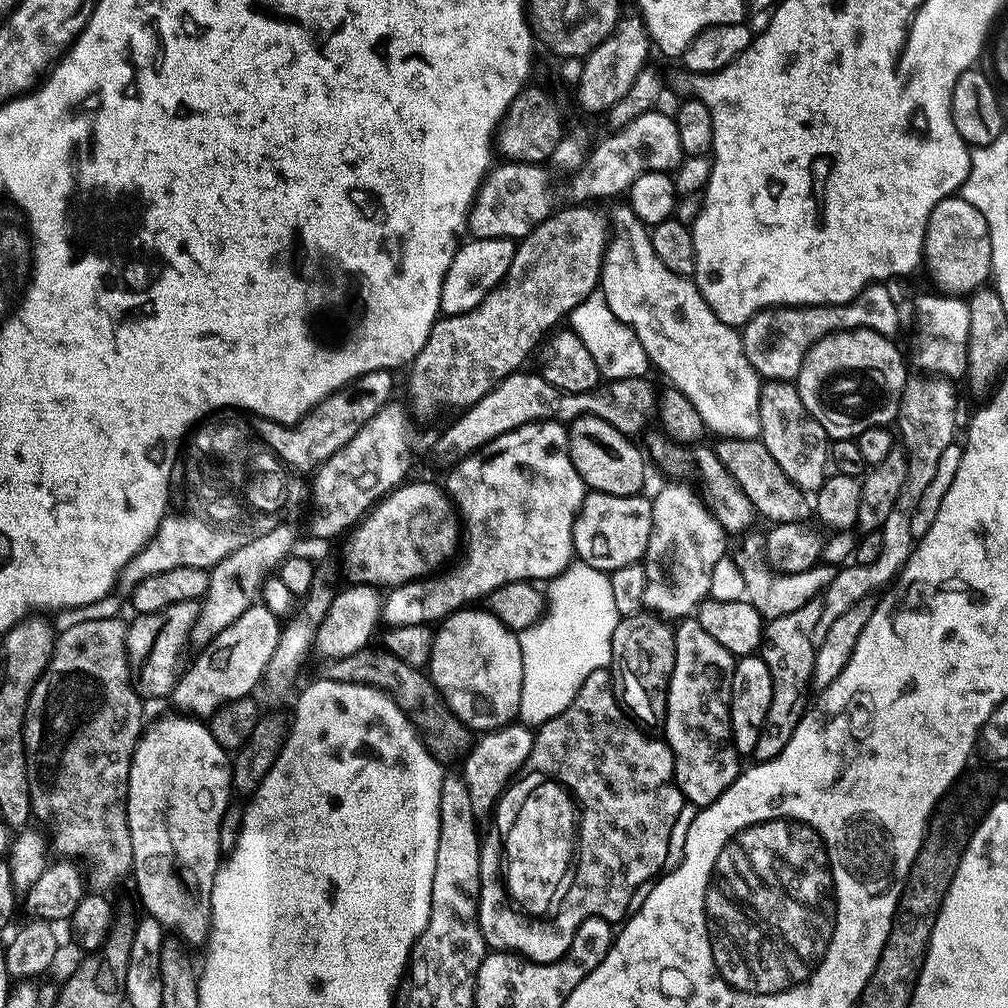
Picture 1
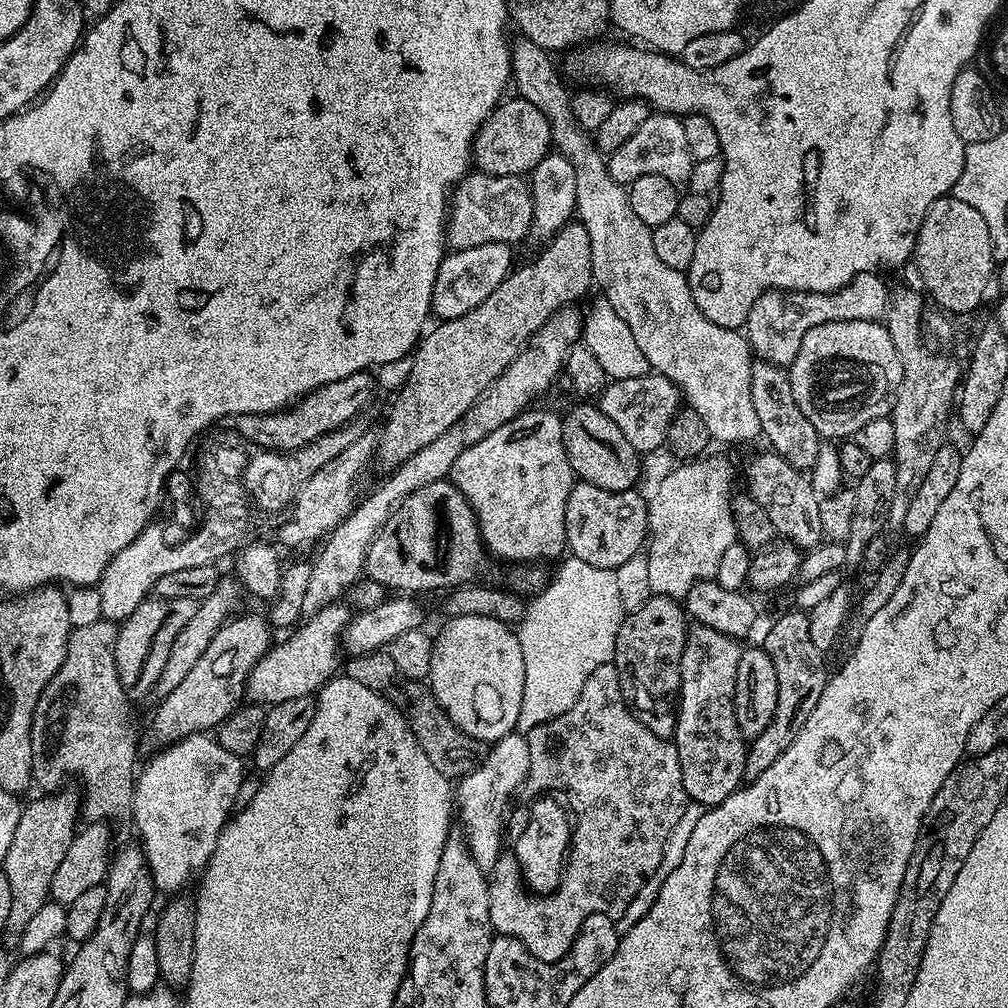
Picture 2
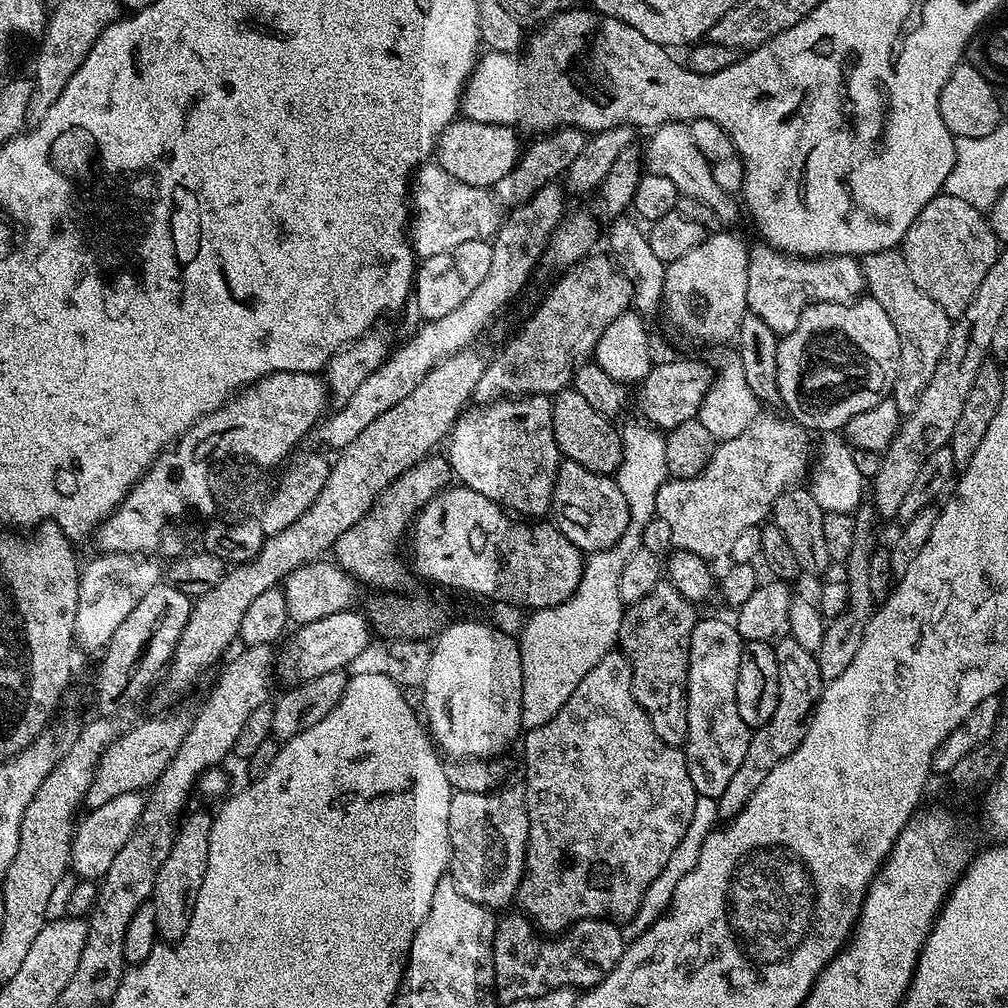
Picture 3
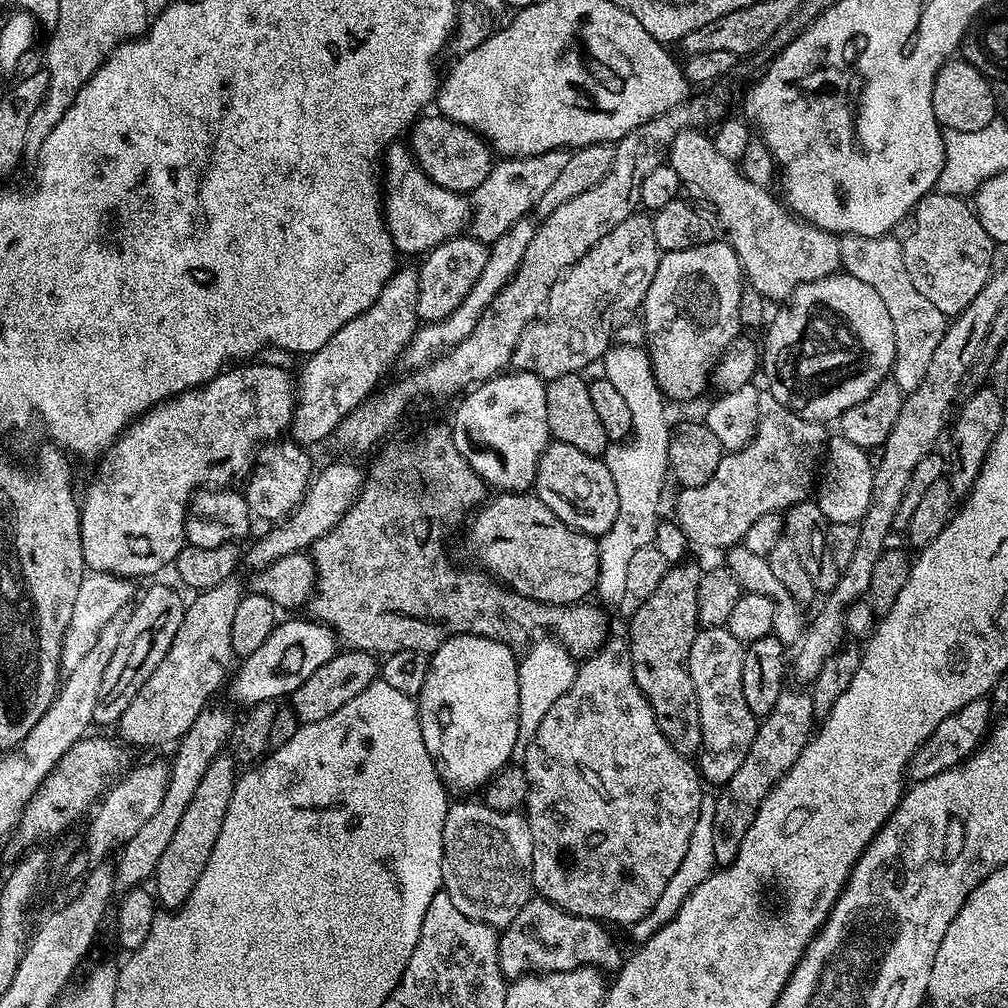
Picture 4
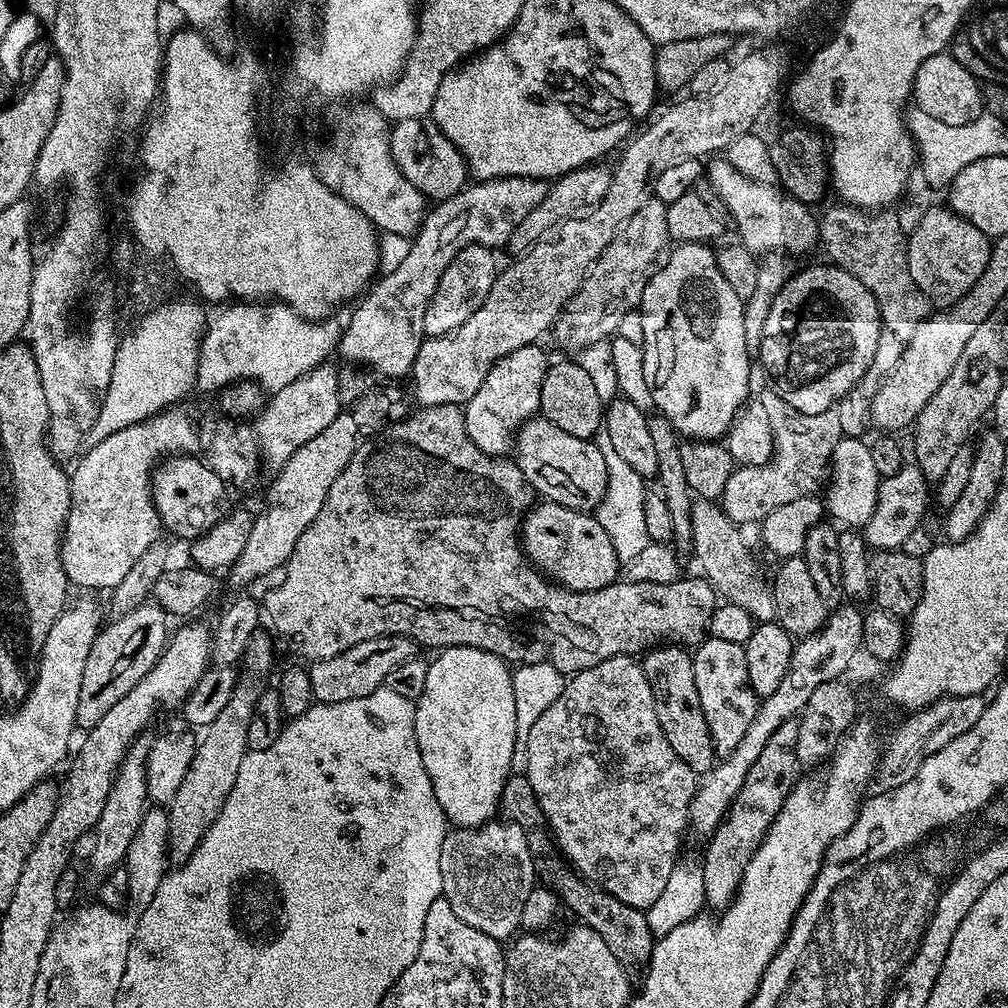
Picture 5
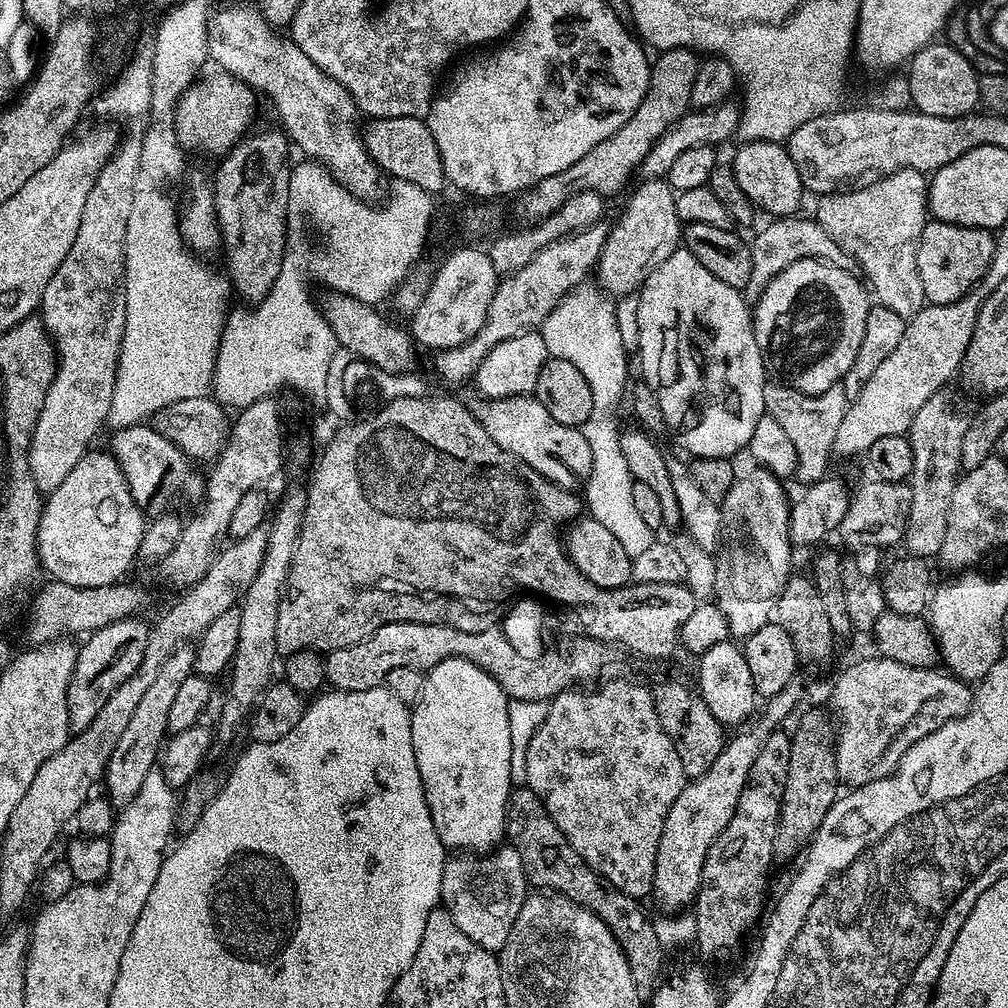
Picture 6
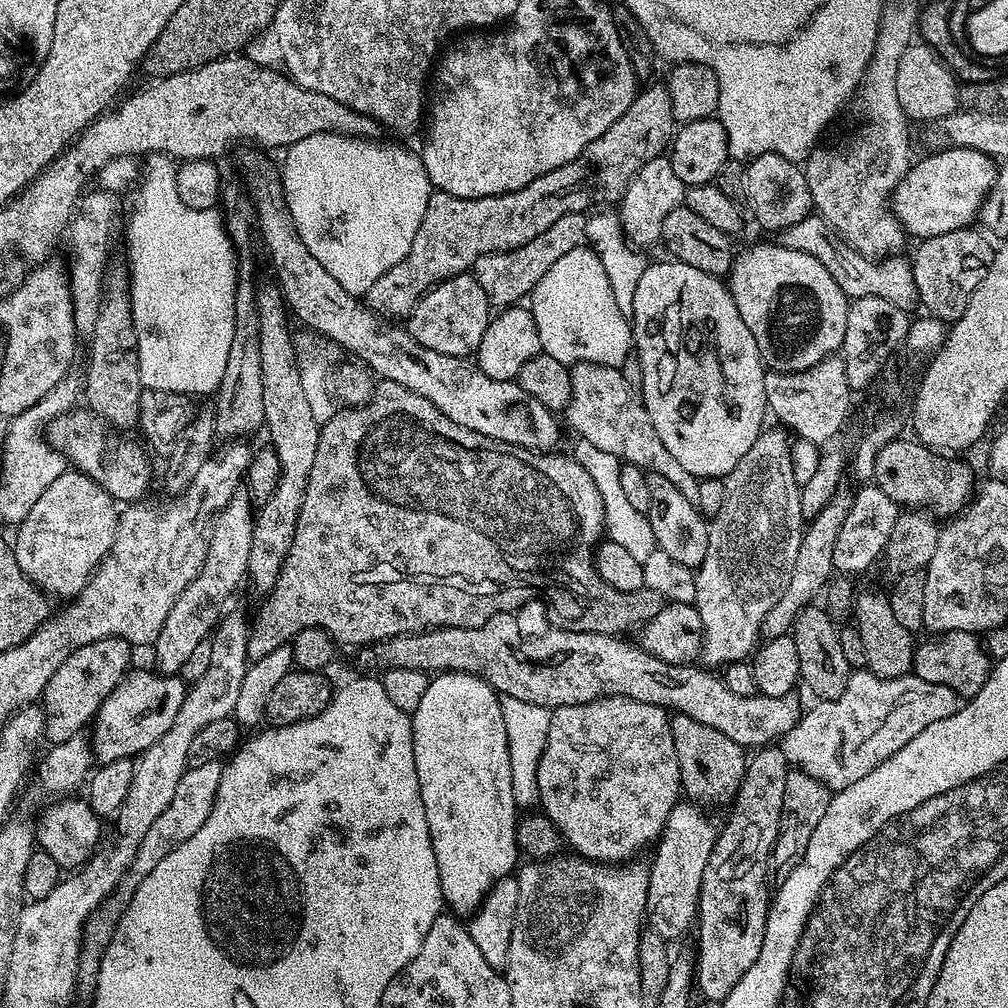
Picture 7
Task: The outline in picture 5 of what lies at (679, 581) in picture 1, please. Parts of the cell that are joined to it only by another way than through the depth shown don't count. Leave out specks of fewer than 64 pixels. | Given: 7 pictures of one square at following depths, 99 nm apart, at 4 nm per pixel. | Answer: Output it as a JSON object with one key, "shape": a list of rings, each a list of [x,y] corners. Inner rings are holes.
{"shape":[[[774,390],[762,393],[758,404],[766,410],[770,418],[774,450],[765,464],[749,468],[737,467],[726,482],[722,507],[725,515],[737,526],[745,526],[751,520],[763,521],[770,514],[770,510],[782,506],[782,502],[794,502],[794,498],[802,492],[800,475],[804,472],[804,464],[809,464],[812,468],[819,464],[827,465],[831,461],[835,444],[842,437],[838,414],[834,410],[822,414],[799,412]],[[816,436],[821,436],[821,440]]]}

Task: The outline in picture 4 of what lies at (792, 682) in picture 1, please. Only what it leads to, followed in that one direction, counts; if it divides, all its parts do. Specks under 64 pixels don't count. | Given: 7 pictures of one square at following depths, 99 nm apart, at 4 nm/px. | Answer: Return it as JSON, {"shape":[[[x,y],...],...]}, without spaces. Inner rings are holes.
{"shape":[[[791,690],[781,692],[771,714],[757,723],[754,742],[750,742],[750,750],[742,761],[742,766],[738,766],[738,774],[727,780],[717,791],[720,793],[715,793],[714,796],[714,858],[717,865],[727,866],[734,862],[744,835],[750,830],[758,814],[761,802],[794,766],[794,762],[798,762],[817,724],[818,717],[811,695],[807,691]]]}

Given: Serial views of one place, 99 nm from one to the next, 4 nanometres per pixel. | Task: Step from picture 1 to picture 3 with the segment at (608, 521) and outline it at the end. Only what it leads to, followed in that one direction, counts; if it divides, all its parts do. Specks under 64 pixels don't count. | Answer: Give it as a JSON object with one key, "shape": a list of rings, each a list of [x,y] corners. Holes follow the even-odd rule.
{"shape":[[[564,460],[556,469],[555,481],[551,507],[554,516],[556,512],[554,523],[581,552],[604,552],[607,548],[613,548],[624,537],[632,519],[626,506],[626,498],[622,498],[622,490],[611,475],[591,472],[586,470],[586,466],[578,466],[578,462]]]}

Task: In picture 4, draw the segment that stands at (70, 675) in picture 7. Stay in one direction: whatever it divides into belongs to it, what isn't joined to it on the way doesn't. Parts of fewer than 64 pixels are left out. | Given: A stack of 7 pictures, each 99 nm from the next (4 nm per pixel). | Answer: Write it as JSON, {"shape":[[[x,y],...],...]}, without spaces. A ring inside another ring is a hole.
{"shape":[[[156,584],[153,588],[146,589],[144,597],[139,600],[140,597],[131,609],[131,616],[126,622],[122,638],[119,639],[118,648],[114,651],[114,656],[110,658],[110,664],[106,666],[106,672],[102,676],[102,684],[98,688],[98,700],[94,705],[92,715],[92,719],[97,725],[99,723],[115,725],[122,718],[122,714],[126,710],[126,706],[130,706],[134,694],[138,694],[138,690],[142,690],[146,678],[150,678],[150,674],[154,674],[158,662],[162,662],[162,658],[166,658],[166,650],[170,650],[170,642],[174,642],[174,634],[178,634],[178,626],[182,626],[186,604],[185,601],[180,601],[180,596],[174,589],[167,588],[164,584]]]}

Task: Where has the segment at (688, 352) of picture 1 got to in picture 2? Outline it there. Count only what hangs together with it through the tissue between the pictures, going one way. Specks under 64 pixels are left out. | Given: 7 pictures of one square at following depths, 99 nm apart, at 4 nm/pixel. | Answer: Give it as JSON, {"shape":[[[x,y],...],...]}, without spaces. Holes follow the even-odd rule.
{"shape":[[[517,35],[511,41],[512,49],[512,80],[514,81],[515,91],[523,100],[529,100],[534,106],[538,106],[538,110],[542,110],[542,114],[546,114],[546,118],[550,122],[550,130],[552,131],[552,148],[559,152],[561,156],[567,156],[570,166],[574,166],[574,178],[578,178],[578,186],[576,187],[576,216],[579,223],[583,224],[586,234],[590,234],[590,262],[592,263],[592,278],[602,291],[603,299],[610,302],[610,306],[614,310],[614,314],[618,314],[618,318],[622,318],[622,322],[626,322],[626,326],[630,326],[630,334],[634,334],[634,342],[638,342],[638,350],[642,350],[642,354],[646,354],[646,362],[649,369],[660,375],[670,378],[672,384],[680,387],[683,399],[686,401],[687,407],[694,409],[699,418],[702,418],[706,424],[706,429],[713,441],[721,440],[724,444],[740,444],[743,440],[752,440],[755,436],[761,435],[760,423],[758,422],[758,414],[754,414],[754,402],[750,402],[750,370],[752,369],[752,361],[754,353],[748,347],[748,337],[743,331],[727,328],[726,326],[718,326],[714,322],[710,322],[710,318],[706,318],[698,310],[688,286],[688,278],[685,273],[673,270],[672,267],[666,266],[666,262],[662,262],[662,258],[658,258],[658,253],[654,250],[654,238],[652,237],[652,229],[646,226],[646,222],[642,222],[642,218],[638,218],[638,214],[634,214],[634,210],[630,210],[630,198],[625,185],[619,184],[613,176],[608,172],[606,156],[596,148],[596,137],[591,131],[581,127],[580,123],[574,118],[574,110],[572,109],[572,96],[570,92],[560,85],[560,78],[556,74],[555,68],[552,66],[553,58],[550,52],[543,49],[542,46],[536,46],[529,38]]]}

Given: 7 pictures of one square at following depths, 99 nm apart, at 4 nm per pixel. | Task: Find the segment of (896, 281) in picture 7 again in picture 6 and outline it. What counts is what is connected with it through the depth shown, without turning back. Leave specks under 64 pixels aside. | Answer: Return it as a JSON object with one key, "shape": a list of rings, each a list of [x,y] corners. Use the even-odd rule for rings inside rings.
{"shape":[[[804,214],[794,216],[782,216],[767,221],[769,224],[750,240],[750,282],[742,290],[745,297],[749,296],[752,302],[759,300],[767,284],[773,280],[778,273],[790,266],[796,260],[822,260],[826,264],[833,264],[835,268],[845,270],[853,267],[852,257],[845,254],[834,238],[826,234],[815,218],[807,220]]]}

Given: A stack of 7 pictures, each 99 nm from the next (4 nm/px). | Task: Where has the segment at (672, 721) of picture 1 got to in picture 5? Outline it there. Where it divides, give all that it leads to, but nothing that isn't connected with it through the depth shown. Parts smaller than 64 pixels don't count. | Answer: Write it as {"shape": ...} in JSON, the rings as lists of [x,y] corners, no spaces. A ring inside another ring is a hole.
{"shape":[[[705,638],[695,645],[691,657],[694,666],[694,683],[698,685],[698,699],[702,701],[702,714],[706,714],[706,726],[710,726],[717,757],[727,758],[746,738],[746,730],[755,720],[758,705],[756,692],[750,686],[750,674],[746,674],[744,645],[738,642],[725,642],[722,638]]]}

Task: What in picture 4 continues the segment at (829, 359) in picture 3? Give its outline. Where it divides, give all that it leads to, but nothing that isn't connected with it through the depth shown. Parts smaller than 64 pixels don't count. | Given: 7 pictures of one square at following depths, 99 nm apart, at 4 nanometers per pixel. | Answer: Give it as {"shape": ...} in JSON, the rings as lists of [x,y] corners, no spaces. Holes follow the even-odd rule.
{"shape":[[[833,274],[824,280],[798,286],[793,290],[788,306],[785,312],[773,318],[770,339],[776,344],[788,344],[796,356],[800,356],[800,352],[816,352],[816,332],[820,332],[820,324],[828,324],[828,312],[836,316],[836,392],[832,392],[832,404],[812,404],[812,408],[808,408],[808,420],[820,422],[825,419],[823,416],[829,416],[832,422],[839,421],[840,415],[850,410],[850,406],[858,406],[858,402],[870,398],[872,391],[883,380],[889,379],[892,363],[896,361],[894,322],[890,322],[890,310],[886,310],[886,302],[878,298],[878,290],[847,274]]]}

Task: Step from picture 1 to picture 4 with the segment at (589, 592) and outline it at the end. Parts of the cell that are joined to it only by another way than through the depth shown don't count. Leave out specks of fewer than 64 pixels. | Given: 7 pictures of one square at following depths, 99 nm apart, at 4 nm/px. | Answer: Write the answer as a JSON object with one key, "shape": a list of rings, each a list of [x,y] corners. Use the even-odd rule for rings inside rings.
{"shape":[[[617,343],[609,347],[602,357],[603,379],[611,382],[630,405],[632,435],[627,442],[609,443],[602,457],[604,465],[614,478],[618,490],[618,518],[605,536],[599,537],[600,576],[595,591],[605,600],[605,605],[625,599],[626,569],[638,550],[649,547],[655,538],[655,528],[660,512],[660,495],[664,492],[664,479],[669,479],[668,447],[673,425],[668,425],[668,412],[664,409],[666,397],[660,391],[652,372],[652,357],[643,347]],[[537,639],[523,653],[518,664],[520,670],[518,674],[518,698],[520,699],[518,738],[514,742],[512,754],[520,762],[526,758],[526,750],[530,746],[534,734],[538,734],[538,726],[542,722],[542,718],[546,718],[546,710],[550,710],[550,706],[554,706],[554,702],[558,702],[558,698],[562,698],[562,694],[566,694],[566,690],[570,690],[576,677],[578,664],[572,653],[559,640],[547,639]]]}

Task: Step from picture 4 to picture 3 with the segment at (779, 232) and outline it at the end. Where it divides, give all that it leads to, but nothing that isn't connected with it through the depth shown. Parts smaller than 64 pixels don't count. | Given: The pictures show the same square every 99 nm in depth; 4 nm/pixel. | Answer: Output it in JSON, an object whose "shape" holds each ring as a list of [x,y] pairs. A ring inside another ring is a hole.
{"shape":[[[664,122],[651,133],[646,148],[646,168],[654,174],[662,174],[678,186],[681,197],[701,200],[708,208],[713,208],[724,220],[732,220],[736,216],[736,200],[730,193],[724,192],[722,185],[716,181],[712,173],[713,165],[698,150],[694,138],[690,138],[688,124],[684,122]],[[761,242],[751,249],[748,258],[747,311],[758,314],[777,334],[787,334],[798,326],[810,304],[851,304],[865,295],[864,270],[855,256],[797,258],[779,248]]]}

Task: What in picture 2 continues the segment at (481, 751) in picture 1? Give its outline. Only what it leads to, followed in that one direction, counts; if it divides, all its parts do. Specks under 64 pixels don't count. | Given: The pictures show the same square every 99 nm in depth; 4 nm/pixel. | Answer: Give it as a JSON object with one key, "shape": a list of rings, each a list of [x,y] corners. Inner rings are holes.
{"shape":[[[513,730],[510,735],[503,736],[489,748],[492,749],[489,752],[487,749],[486,755],[476,765],[476,769],[469,776],[463,776],[454,788],[454,804],[458,809],[458,816],[460,812],[460,824],[464,827],[462,829],[464,843],[468,846],[468,853],[472,855],[473,862],[483,870],[494,867],[496,859],[500,856],[500,847],[504,844],[504,815],[508,812],[508,803],[520,787],[525,787],[530,770],[530,746],[527,735]]]}

